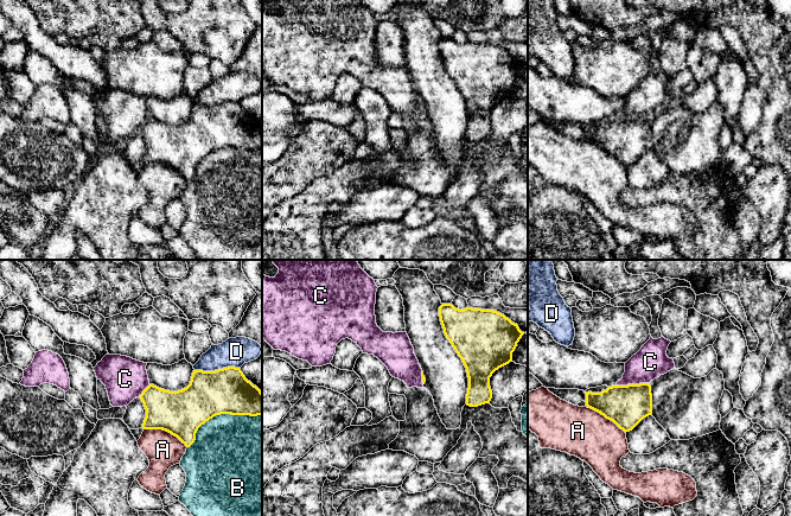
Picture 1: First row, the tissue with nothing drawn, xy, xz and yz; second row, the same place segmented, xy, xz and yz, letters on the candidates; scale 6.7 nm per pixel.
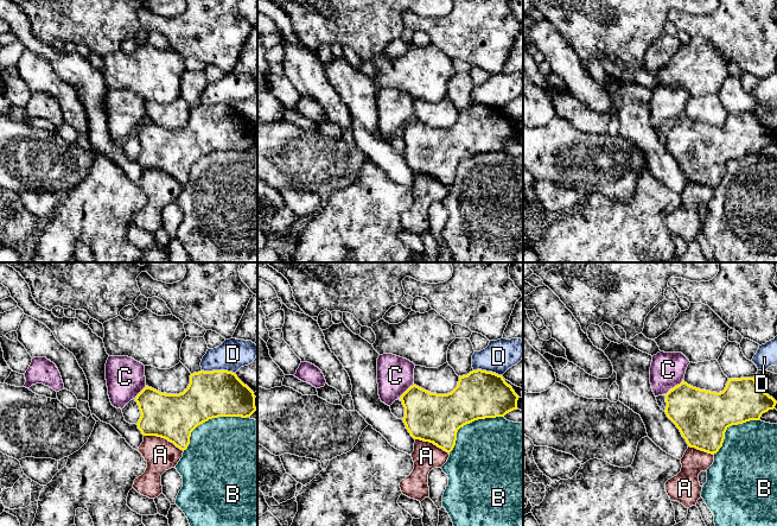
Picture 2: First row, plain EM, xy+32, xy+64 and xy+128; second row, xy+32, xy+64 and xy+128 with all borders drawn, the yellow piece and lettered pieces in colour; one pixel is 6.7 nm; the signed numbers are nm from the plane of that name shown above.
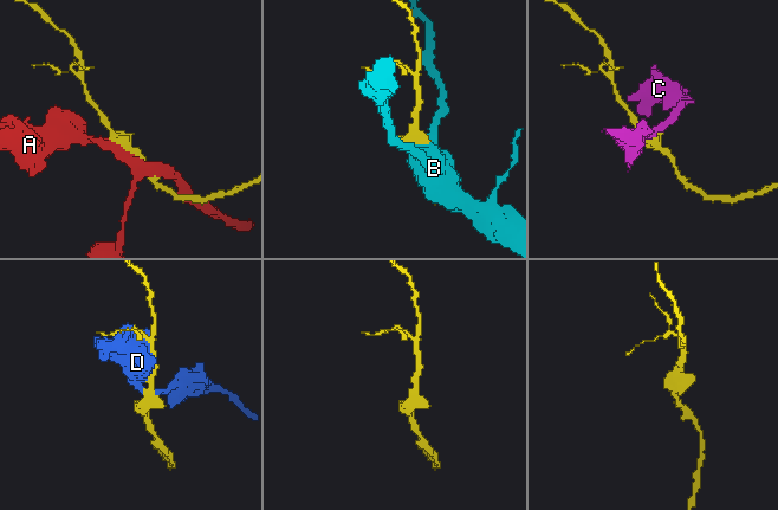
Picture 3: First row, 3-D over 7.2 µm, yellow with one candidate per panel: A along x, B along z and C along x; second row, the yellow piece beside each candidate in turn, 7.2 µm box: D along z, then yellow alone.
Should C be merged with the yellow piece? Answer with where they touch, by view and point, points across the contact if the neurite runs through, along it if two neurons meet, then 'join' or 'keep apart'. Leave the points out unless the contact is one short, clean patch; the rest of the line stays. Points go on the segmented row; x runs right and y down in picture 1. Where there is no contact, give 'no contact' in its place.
yz (632, 384) | along yz (649, 382), (616, 386) | keep apart

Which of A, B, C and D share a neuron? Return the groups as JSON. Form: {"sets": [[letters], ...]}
{"sets": [["A"], ["B"], ["C"], ["D"]]}

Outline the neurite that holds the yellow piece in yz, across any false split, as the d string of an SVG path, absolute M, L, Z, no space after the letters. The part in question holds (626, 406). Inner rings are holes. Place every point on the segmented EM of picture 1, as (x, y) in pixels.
M650 383L612 386L601 393L586 393L586 406L613 421L625 433L652 414Z

